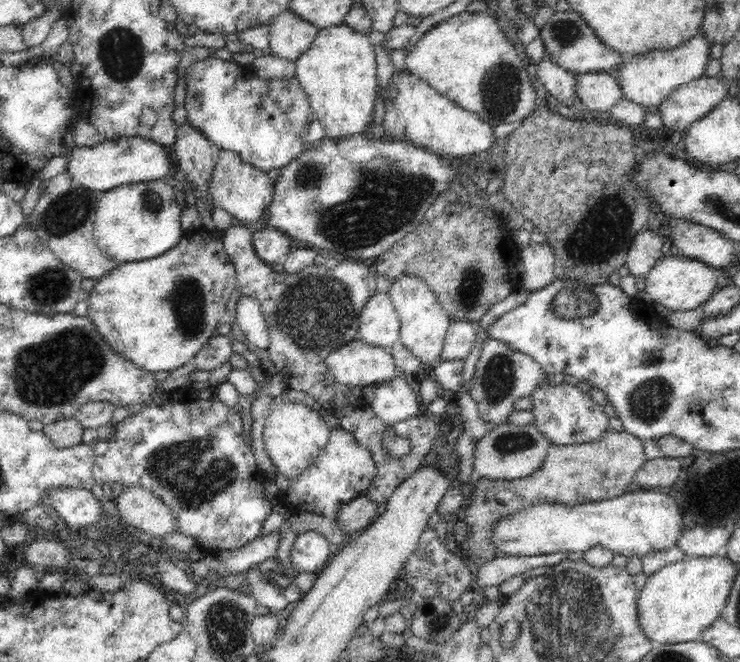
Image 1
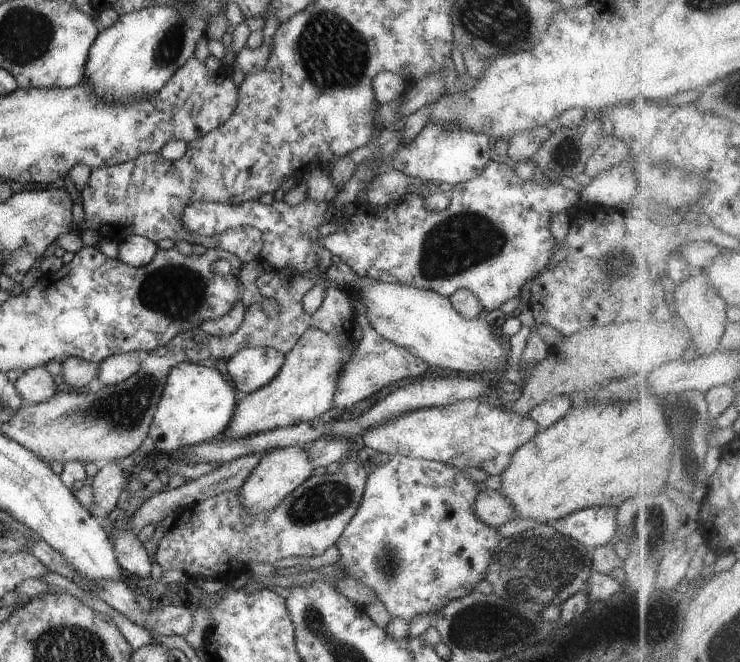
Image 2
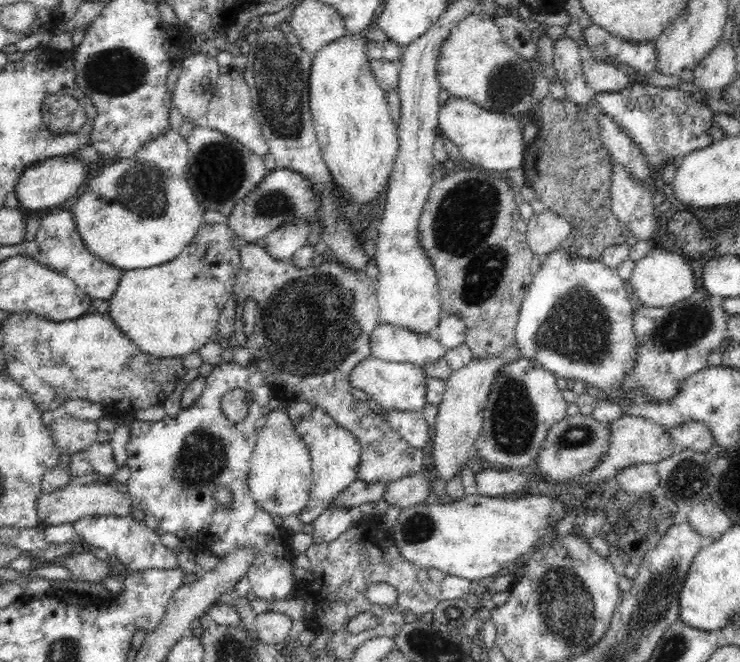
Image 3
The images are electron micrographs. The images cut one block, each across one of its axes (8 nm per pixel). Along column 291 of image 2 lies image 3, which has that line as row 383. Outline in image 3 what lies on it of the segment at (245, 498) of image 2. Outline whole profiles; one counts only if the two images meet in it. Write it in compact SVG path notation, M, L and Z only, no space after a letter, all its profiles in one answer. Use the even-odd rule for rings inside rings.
M514 342L506 347L504 352L486 360L473 359L464 368L455 370L445 381L446 390L437 406L435 417L435 430L432 437L432 457L434 458L434 472L436 476L448 482L456 472L461 472L466 460L475 454L474 443L480 436L484 417L483 412L488 400L488 394L492 386L492 380L496 378L496 372L504 369L505 365L513 364L519 360L520 349Z

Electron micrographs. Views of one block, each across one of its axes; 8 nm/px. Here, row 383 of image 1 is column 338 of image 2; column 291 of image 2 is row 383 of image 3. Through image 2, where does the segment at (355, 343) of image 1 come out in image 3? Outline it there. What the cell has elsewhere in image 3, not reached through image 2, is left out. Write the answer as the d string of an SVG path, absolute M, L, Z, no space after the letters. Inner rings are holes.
M370 356L362 360L360 364L352 368L350 372L350 386L366 392L370 399L374 399L382 405L383 409L397 410L402 412L422 411L426 406L426 384L427 376L424 374L423 367L411 363L390 363Z

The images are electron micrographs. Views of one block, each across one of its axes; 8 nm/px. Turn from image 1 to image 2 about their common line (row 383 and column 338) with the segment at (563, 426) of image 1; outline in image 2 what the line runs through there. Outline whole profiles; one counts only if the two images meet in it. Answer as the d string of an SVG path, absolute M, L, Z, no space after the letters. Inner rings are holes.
M402 455L391 457L386 464L376 467L375 470L372 470L368 474L360 506L335 544L339 550L340 559L329 569L329 572L337 577L353 578L364 583L376 594L378 600L384 604L393 620L402 619L411 621L415 616L426 616L426 614L434 616L448 602L458 600L458 598L470 594L476 587L476 584L488 576L488 566L492 562L494 550L496 550L498 542L502 540L502 536L500 536L497 528L490 528L486 522L482 522L476 516L476 512L474 512L474 500L476 500L478 494L480 494L480 491L476 486L476 482L468 478L466 470L432 460L410 458Z

